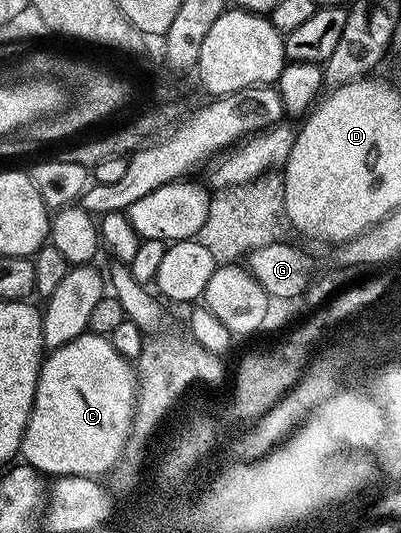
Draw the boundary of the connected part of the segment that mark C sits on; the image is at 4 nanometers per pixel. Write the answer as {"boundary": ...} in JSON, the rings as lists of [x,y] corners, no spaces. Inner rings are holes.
{"boundary":[[[86,333],[75,337],[71,341],[67,341],[61,347],[52,348],[41,360],[41,372],[37,378],[33,408],[31,409],[29,420],[25,426],[25,432],[21,438],[20,458],[25,458],[22,460],[24,460],[28,466],[34,467],[36,471],[45,477],[60,477],[62,475],[90,476],[93,471],[101,471],[101,468],[109,467],[110,463],[113,463],[113,460],[117,458],[118,452],[121,450],[121,441],[124,438],[125,428],[131,424],[132,411],[135,409],[136,391],[137,372],[134,364],[121,356],[105,335]]]}

